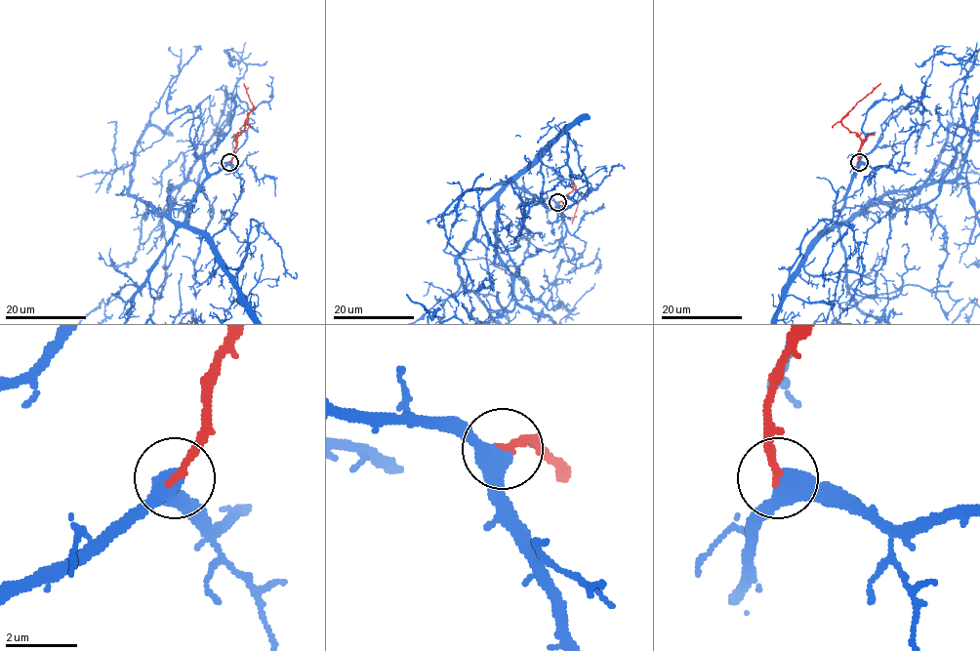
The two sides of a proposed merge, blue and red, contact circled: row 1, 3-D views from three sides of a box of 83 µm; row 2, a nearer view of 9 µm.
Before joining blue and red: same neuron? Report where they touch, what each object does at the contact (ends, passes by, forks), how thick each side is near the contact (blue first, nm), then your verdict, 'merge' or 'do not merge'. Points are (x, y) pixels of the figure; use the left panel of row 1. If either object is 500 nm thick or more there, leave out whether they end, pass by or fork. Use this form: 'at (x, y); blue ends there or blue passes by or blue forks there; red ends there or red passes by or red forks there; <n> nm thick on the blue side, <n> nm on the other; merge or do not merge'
at (229, 162); blue passes by; red ends there; 460 nm thick on the blue side, 240 nm on the other; merge

